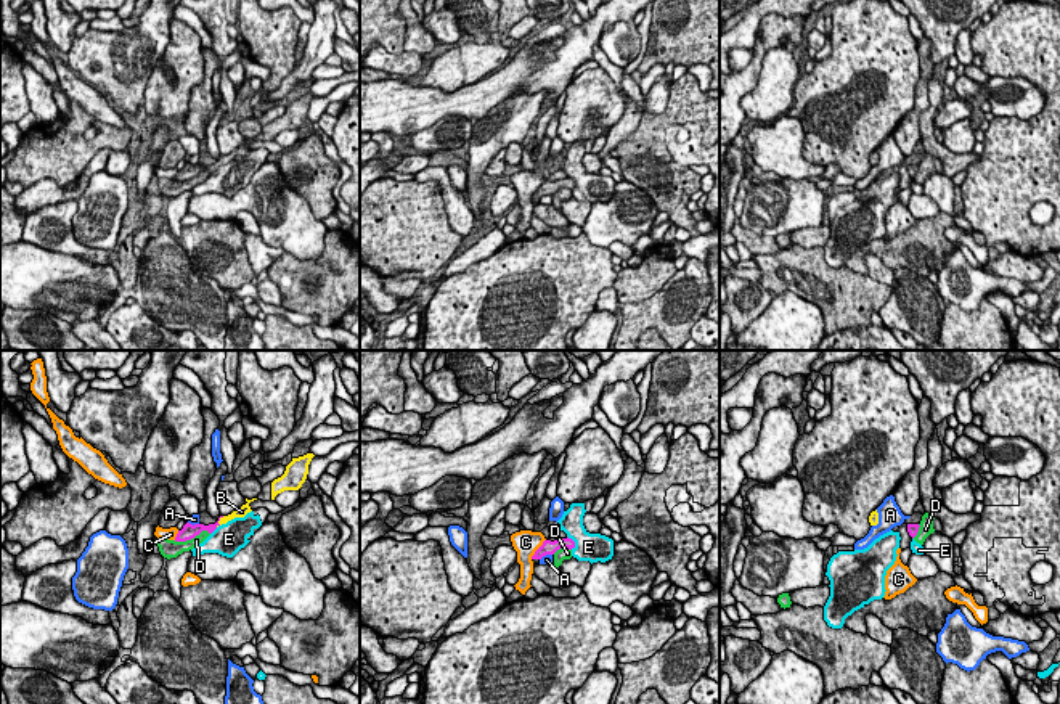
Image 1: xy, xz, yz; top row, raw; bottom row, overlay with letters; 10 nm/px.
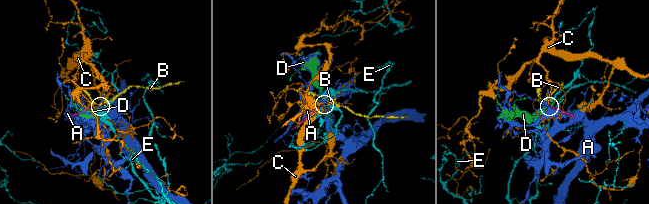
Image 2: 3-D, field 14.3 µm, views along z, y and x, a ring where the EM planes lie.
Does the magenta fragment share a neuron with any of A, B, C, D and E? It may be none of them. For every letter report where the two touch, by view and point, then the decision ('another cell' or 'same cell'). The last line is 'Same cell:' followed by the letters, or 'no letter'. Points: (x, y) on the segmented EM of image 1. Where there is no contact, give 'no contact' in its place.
A: contact xz (545, 555); another cell
B: contact xy (219, 519); same cell
C: contact xz (538, 548); another cell
D: contact xy (191, 537); another cell
E: contact xz (574, 542); another cell
Same cell: B

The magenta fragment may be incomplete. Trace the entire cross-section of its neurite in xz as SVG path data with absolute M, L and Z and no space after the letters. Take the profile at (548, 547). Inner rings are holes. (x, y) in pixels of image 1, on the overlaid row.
M562 538L562 540L544 540L543 545L535 551L532 559L541 559L546 555L554 555L561 548L575 548L575 542L572 538Z

